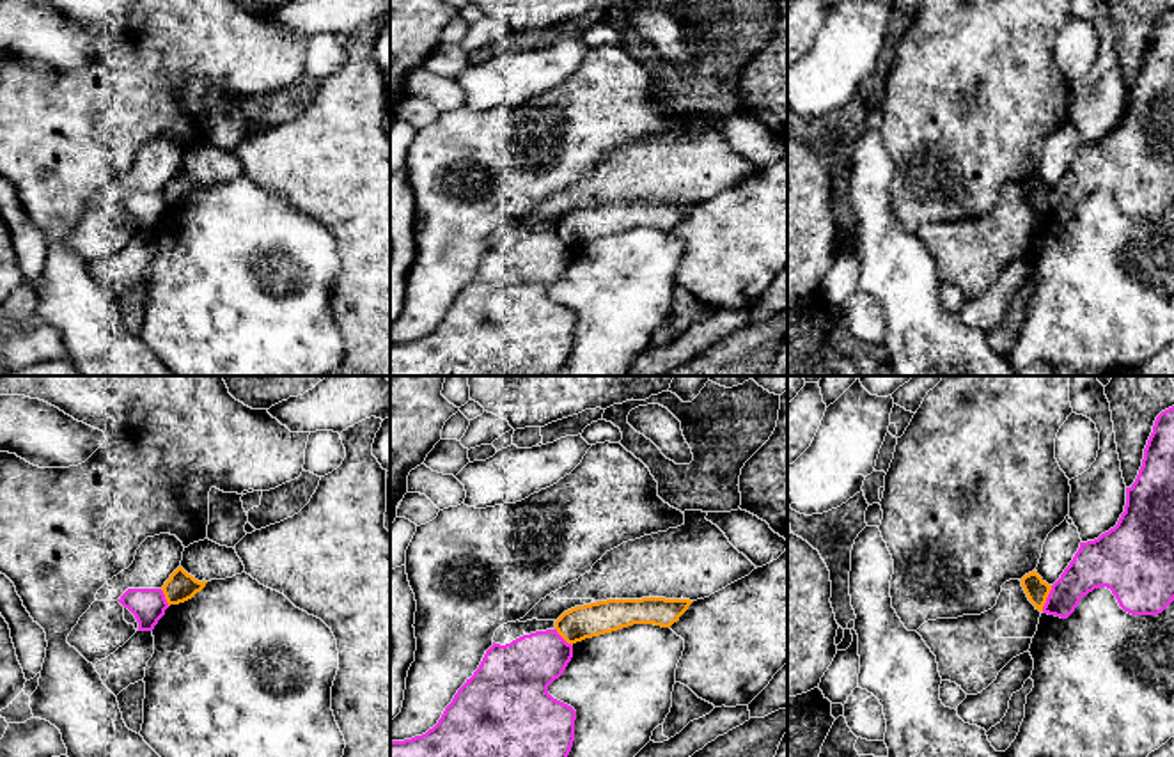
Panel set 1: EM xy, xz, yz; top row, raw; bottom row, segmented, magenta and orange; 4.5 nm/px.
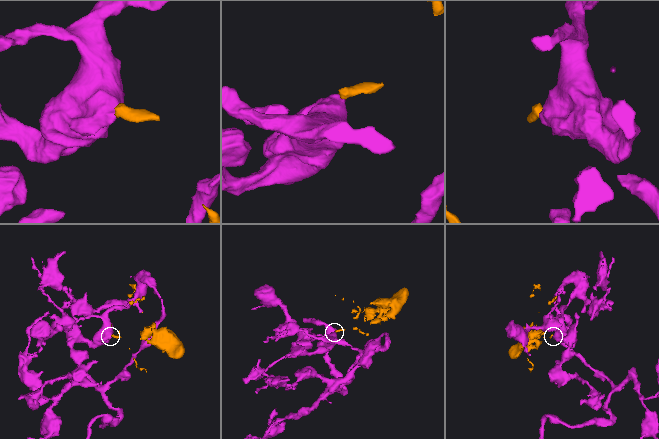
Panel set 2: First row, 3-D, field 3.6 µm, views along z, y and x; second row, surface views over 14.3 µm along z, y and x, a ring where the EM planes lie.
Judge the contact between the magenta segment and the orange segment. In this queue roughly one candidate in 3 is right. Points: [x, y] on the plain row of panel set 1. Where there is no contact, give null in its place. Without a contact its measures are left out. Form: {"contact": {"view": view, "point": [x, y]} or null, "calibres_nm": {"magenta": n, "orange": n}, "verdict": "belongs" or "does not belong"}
{"contact": {"view": "yz", "point": [1047, 201]}, "calibres_nm": {"magenta": 190, "orange": 100}, "verdict": "does not belong"}

